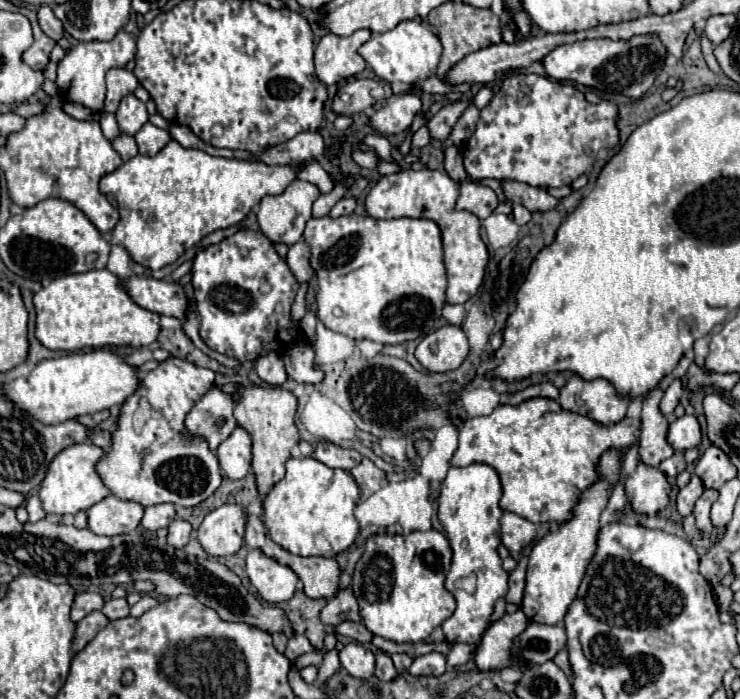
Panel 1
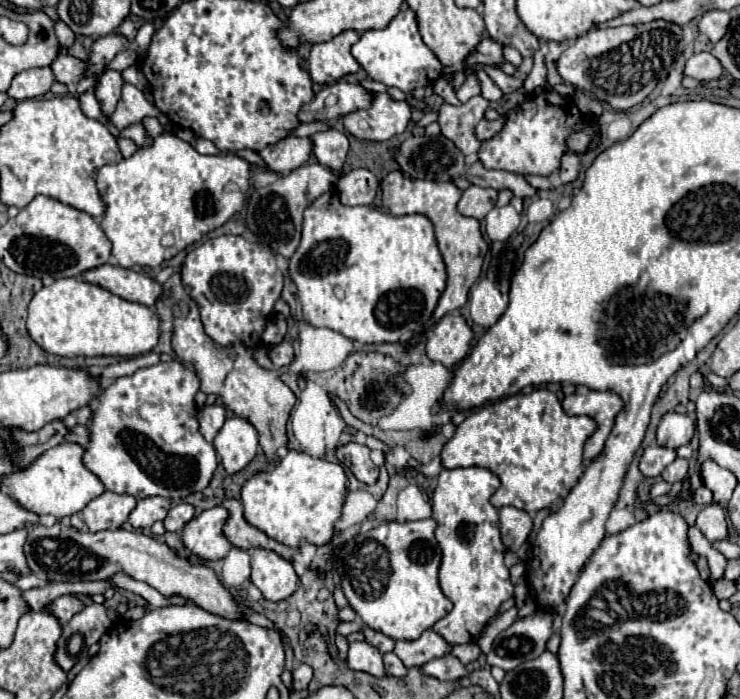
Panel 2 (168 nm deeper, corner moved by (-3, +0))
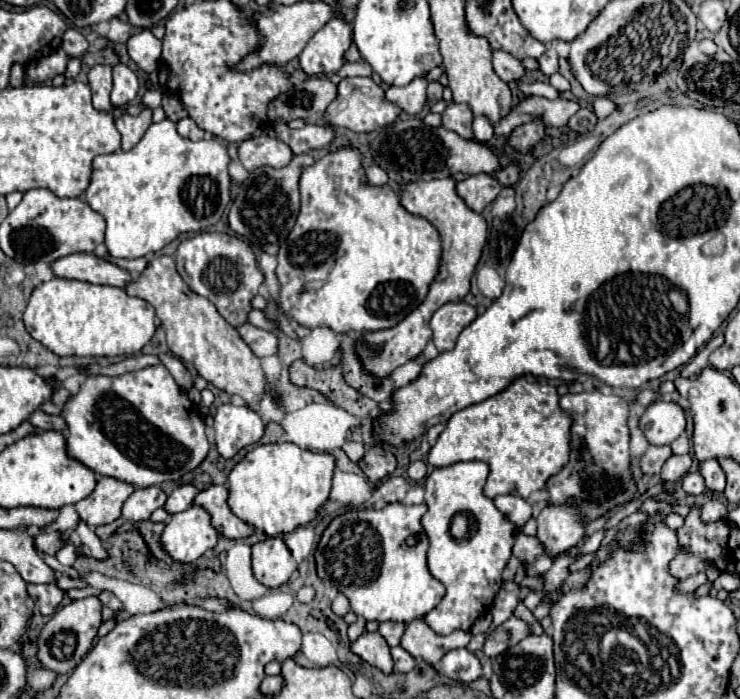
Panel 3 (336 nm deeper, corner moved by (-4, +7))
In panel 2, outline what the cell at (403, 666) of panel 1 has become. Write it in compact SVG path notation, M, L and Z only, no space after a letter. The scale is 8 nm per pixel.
M425 630L417 640L397 640L393 652L401 658L401 662L407 668L411 668L411 666L423 666L429 660L449 654L451 644L435 630Z

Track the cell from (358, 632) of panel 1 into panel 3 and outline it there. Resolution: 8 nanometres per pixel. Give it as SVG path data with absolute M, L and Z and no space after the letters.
M380 623L378 633L386 639L386 643L388 643L390 647L396 647L396 645L400 645L404 627L406 627L404 623Z

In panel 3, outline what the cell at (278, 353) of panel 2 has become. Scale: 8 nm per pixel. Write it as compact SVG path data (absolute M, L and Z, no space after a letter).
M250 323L238 327L238 333L258 357L268 357L268 355L278 353L278 337L274 333L258 329L258 327L250 325Z

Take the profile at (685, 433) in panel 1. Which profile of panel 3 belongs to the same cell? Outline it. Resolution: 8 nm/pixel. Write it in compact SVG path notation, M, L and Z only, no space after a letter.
M656 401L644 411L640 429L650 445L670 445L686 429L684 409L672 401Z

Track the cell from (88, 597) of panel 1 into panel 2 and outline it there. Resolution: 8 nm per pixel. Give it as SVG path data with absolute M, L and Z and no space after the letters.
M59 596L59 598L55 598L55 600L47 606L47 610L49 610L61 624L69 622L71 616L77 614L81 608L83 608L83 602L81 602L77 596Z

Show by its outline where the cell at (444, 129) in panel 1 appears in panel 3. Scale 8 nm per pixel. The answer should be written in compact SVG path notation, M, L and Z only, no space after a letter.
M450 101L448 107L442 113L442 127L458 133L462 139L472 141L474 139L474 135L472 135L472 119L474 119L472 109L466 103Z

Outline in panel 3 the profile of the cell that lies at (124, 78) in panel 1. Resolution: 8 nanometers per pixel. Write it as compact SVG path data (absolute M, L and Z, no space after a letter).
M96 65L88 73L90 89L92 89L92 103L98 111L112 111L110 91L112 91L112 67L110 65Z

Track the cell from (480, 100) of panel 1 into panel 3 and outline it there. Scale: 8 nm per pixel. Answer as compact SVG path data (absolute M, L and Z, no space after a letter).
M478 115L478 117L474 119L472 129L474 129L474 139L480 141L480 143L486 143L486 141L490 141L490 139L494 137L492 125L490 125L490 121L488 121L484 115Z

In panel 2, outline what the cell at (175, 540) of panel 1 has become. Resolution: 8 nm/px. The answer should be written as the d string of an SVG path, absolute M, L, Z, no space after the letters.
M175 504L175 506L169 510L167 518L163 520L165 530L169 530L169 532L179 532L179 530L183 528L183 524L193 518L193 514L195 514L195 508L193 508L191 504Z

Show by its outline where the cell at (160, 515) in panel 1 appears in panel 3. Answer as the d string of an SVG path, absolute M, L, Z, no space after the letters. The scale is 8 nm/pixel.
M146 487L136 489L122 507L122 517L128 521L146 521L150 519L152 511L164 507L166 493L160 487Z

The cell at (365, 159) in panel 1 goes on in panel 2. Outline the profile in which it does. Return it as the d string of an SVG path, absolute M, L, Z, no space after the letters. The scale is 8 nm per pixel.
M329 128L325 132L313 134L311 144L313 144L313 156L317 158L317 162L327 166L335 176L341 176L345 156L349 150L347 136L335 128Z

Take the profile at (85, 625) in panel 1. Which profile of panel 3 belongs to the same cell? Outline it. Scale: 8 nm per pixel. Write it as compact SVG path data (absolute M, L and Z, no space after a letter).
M86 597L80 601L72 601L64 607L60 607L52 619L46 623L46 627L38 635L38 659L42 667L56 671L58 675L66 675L86 657L86 653L92 647L92 641L98 633L98 627L102 625L102 601L98 597Z

